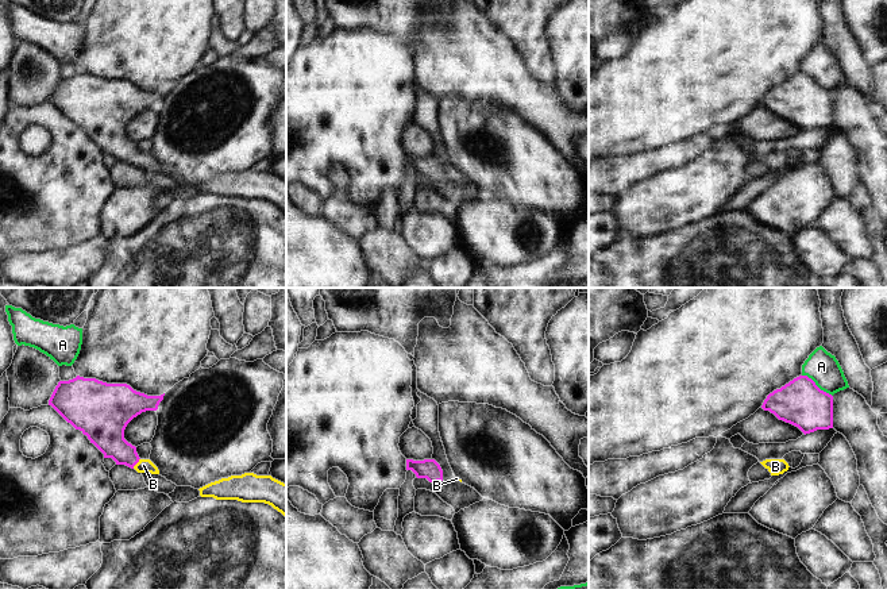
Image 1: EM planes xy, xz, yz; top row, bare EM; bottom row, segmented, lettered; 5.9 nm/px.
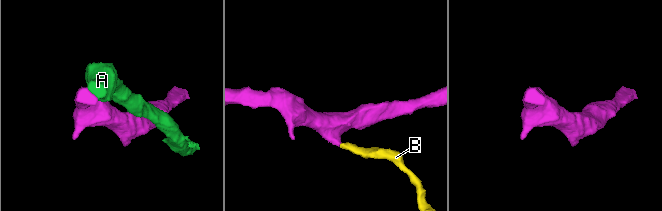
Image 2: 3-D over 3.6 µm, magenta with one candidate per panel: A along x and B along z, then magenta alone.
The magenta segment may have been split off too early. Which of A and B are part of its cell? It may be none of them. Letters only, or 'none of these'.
B

